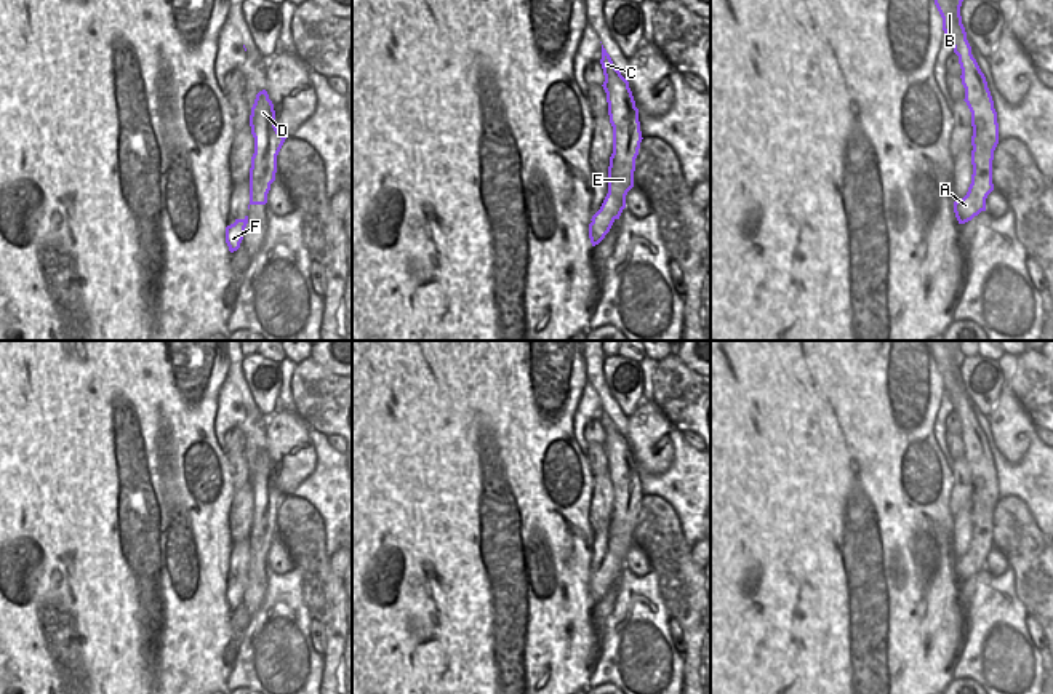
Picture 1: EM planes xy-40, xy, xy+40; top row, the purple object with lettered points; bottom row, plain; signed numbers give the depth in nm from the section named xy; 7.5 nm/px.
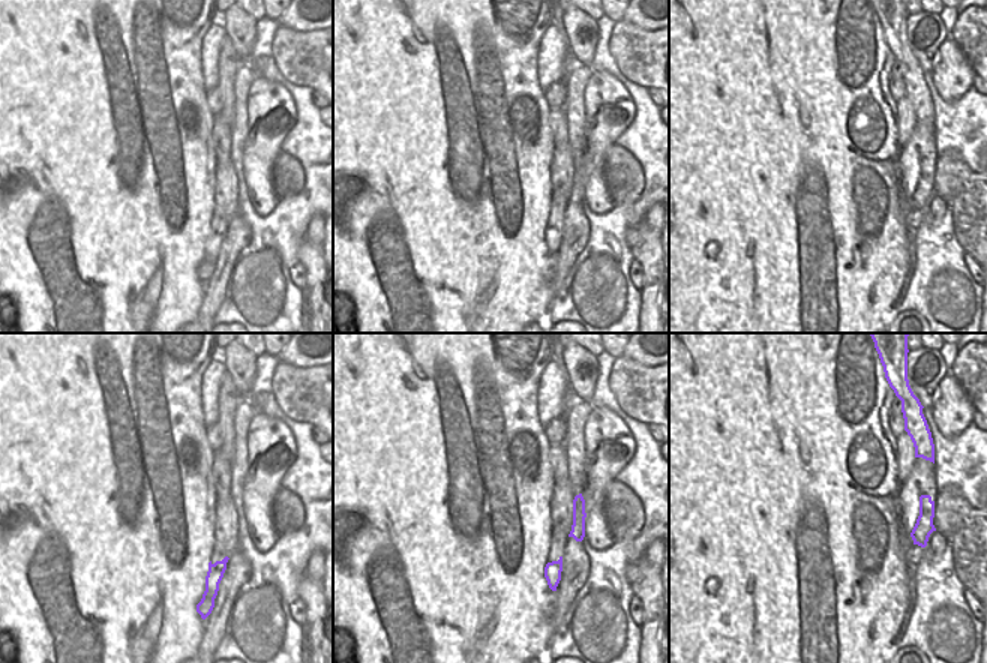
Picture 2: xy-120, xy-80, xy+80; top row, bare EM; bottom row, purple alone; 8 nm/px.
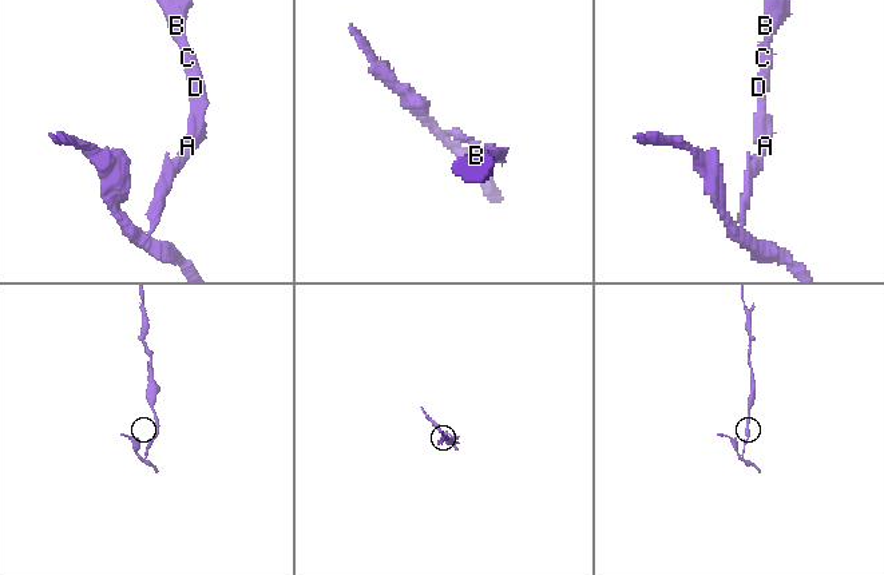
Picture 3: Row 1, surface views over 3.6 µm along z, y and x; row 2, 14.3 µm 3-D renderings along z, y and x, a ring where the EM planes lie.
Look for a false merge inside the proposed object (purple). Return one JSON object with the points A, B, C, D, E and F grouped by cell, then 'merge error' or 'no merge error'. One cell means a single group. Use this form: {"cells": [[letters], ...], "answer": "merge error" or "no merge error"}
{"cells": [["A", "B", "C", "D", "E"], ["F"]], "answer": "merge error"}

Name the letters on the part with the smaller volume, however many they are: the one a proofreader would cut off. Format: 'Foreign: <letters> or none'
Foreign: F

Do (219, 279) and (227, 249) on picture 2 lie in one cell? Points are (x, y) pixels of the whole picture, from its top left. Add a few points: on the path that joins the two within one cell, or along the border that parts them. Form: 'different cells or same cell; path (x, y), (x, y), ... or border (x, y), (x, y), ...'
same cell; path (221, 272), (225, 257)

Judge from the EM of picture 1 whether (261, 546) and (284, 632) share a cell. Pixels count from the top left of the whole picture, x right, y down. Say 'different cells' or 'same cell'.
different cells

